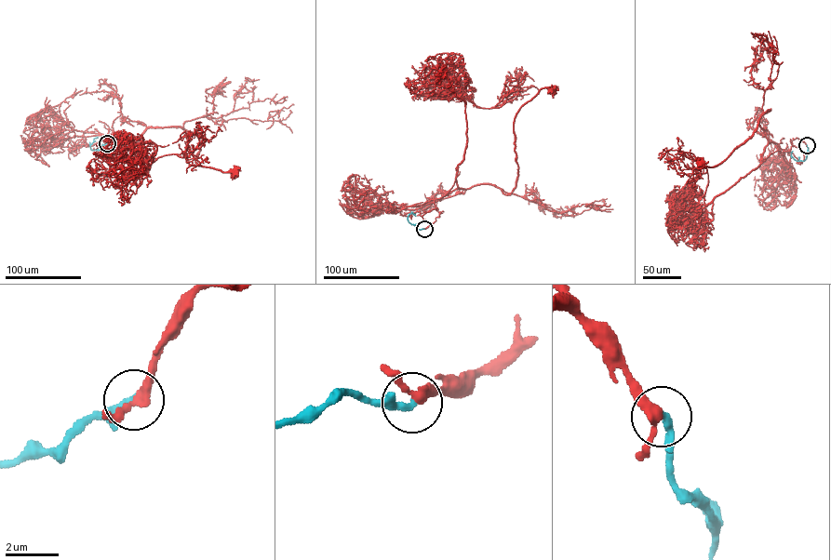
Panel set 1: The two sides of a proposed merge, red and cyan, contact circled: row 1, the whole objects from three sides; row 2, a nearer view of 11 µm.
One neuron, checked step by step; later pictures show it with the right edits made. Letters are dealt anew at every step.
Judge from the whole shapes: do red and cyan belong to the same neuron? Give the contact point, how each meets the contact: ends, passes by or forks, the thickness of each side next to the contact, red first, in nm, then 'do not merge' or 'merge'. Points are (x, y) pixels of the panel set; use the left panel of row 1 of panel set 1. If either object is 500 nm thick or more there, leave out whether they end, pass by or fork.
(107, 143) | red passes by | cyan ends | 340/280 nm | merge

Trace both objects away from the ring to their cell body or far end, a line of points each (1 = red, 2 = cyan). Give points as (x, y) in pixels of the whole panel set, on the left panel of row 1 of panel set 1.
1: (107, 143), (120, 137), (117, 145), (140, 155), (147, 128), (180, 126), (199, 139), (195, 163), (234, 172)
2: (107, 143), (91, 150), (94, 139), (98, 137)

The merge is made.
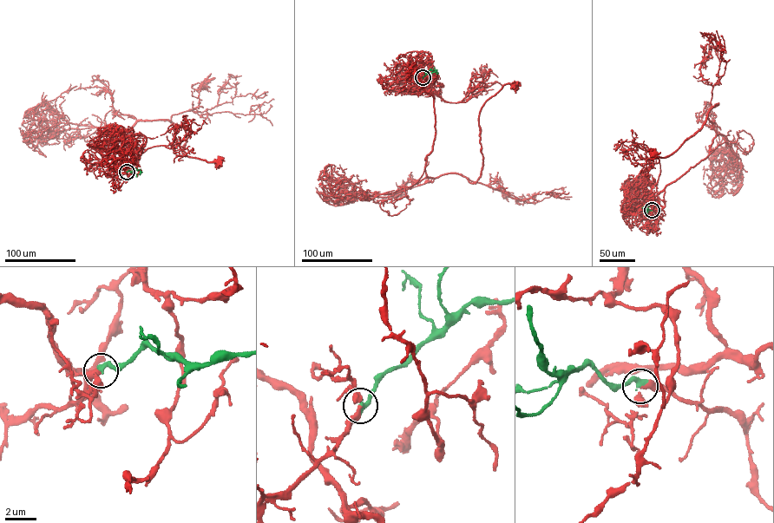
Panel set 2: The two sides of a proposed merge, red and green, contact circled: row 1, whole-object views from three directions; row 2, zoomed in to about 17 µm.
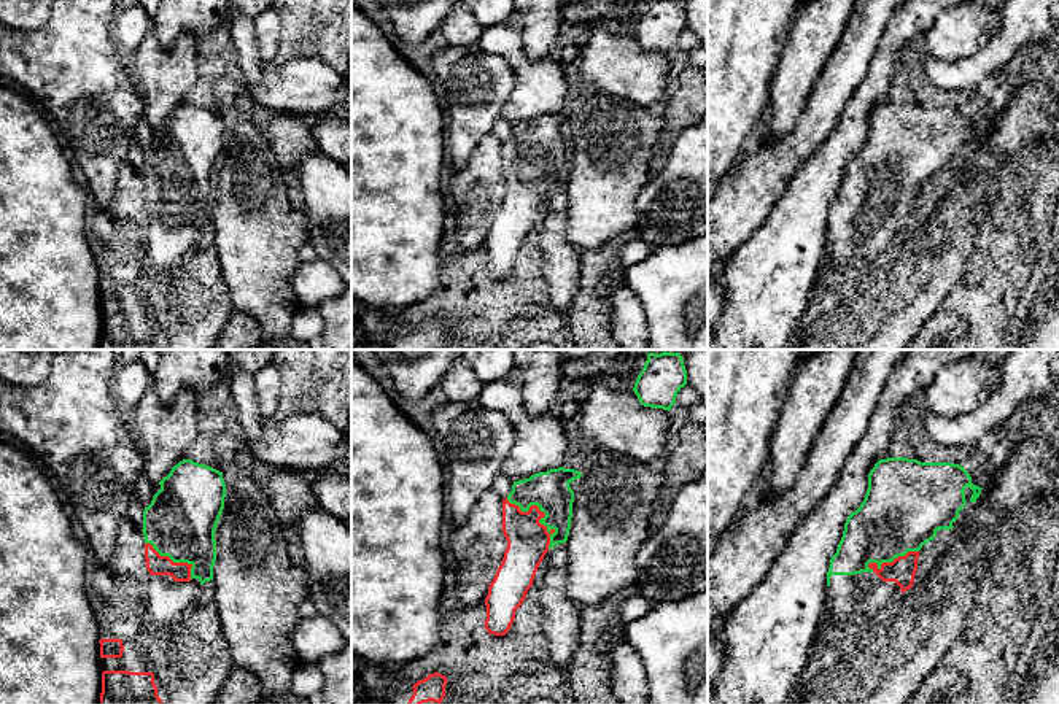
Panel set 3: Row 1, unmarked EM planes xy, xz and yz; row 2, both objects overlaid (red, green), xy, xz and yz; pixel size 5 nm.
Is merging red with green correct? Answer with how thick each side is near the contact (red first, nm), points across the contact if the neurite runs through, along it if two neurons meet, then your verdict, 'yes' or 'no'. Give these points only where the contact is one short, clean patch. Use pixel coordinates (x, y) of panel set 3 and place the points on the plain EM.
220 nm thick on the red side, 200 nm on the other; yes

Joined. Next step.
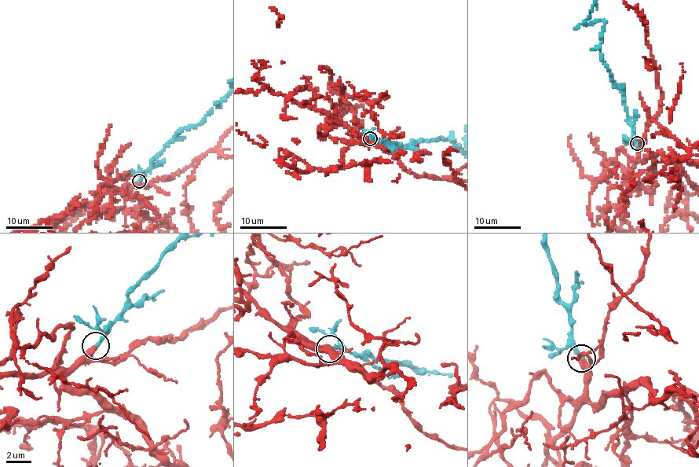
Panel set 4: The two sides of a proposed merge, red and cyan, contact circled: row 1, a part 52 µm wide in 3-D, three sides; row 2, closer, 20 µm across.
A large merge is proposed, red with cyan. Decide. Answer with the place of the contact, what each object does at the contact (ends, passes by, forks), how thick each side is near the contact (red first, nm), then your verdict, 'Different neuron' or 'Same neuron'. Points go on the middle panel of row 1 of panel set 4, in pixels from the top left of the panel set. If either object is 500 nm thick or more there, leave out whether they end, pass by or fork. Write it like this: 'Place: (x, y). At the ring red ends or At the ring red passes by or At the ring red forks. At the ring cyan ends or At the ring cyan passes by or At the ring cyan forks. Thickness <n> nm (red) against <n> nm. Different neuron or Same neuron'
Place: (370, 138). Thickness 550 nm (red) against 320 nm. Same neuron

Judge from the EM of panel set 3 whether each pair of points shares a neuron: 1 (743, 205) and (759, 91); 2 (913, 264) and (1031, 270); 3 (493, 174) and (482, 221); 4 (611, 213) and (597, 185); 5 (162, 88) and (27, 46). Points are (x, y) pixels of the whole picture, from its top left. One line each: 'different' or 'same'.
1: different
2: different
3: same
4: same
5: different

